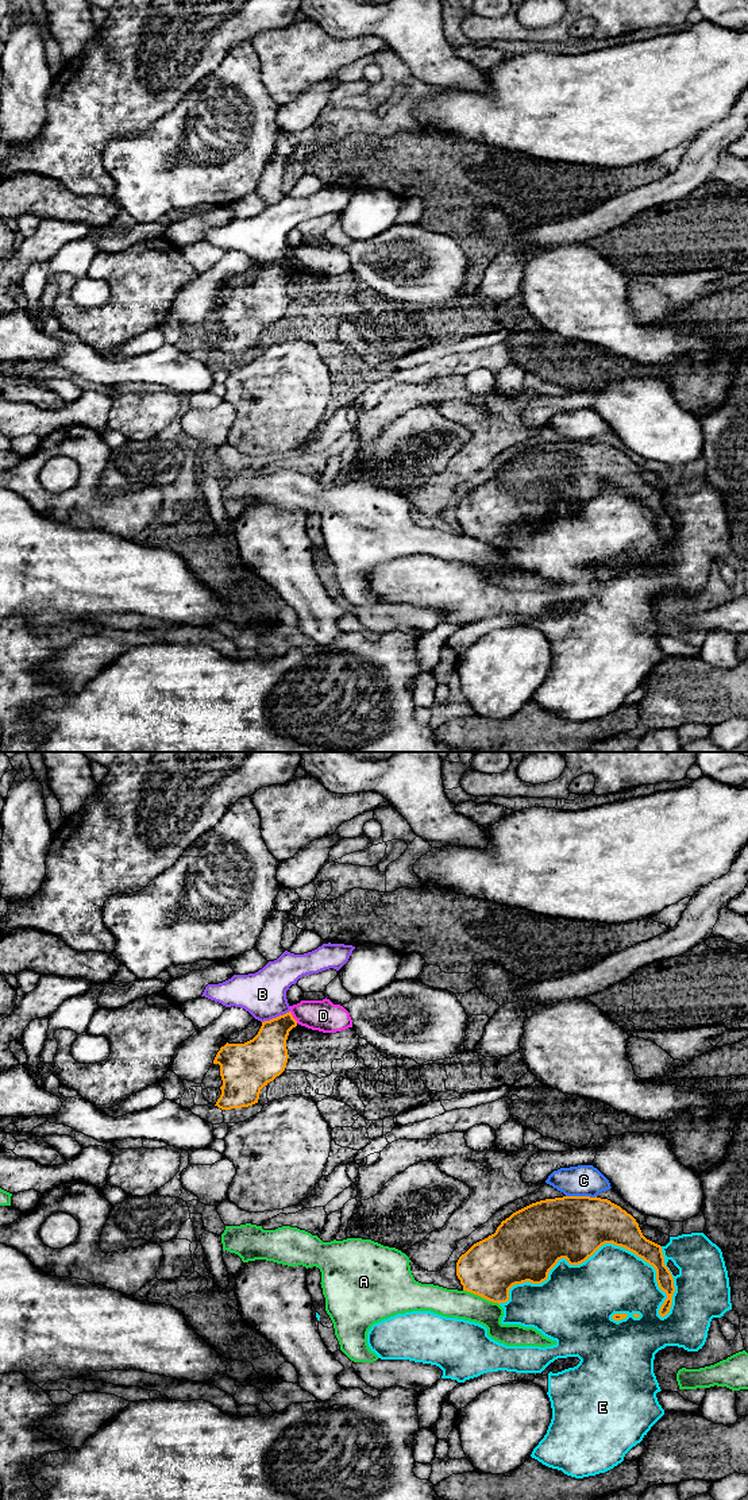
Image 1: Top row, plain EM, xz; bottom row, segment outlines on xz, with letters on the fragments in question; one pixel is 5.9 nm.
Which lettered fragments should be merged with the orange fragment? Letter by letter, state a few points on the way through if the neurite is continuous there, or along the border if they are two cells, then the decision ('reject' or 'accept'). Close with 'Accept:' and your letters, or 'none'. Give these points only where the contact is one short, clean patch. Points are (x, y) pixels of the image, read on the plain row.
A: reject
B: along xz (289, 254), (262, 266) | reject
C: reject
D: along xz (289, 255), (297, 266) | reject
E: reject
Accept: none

